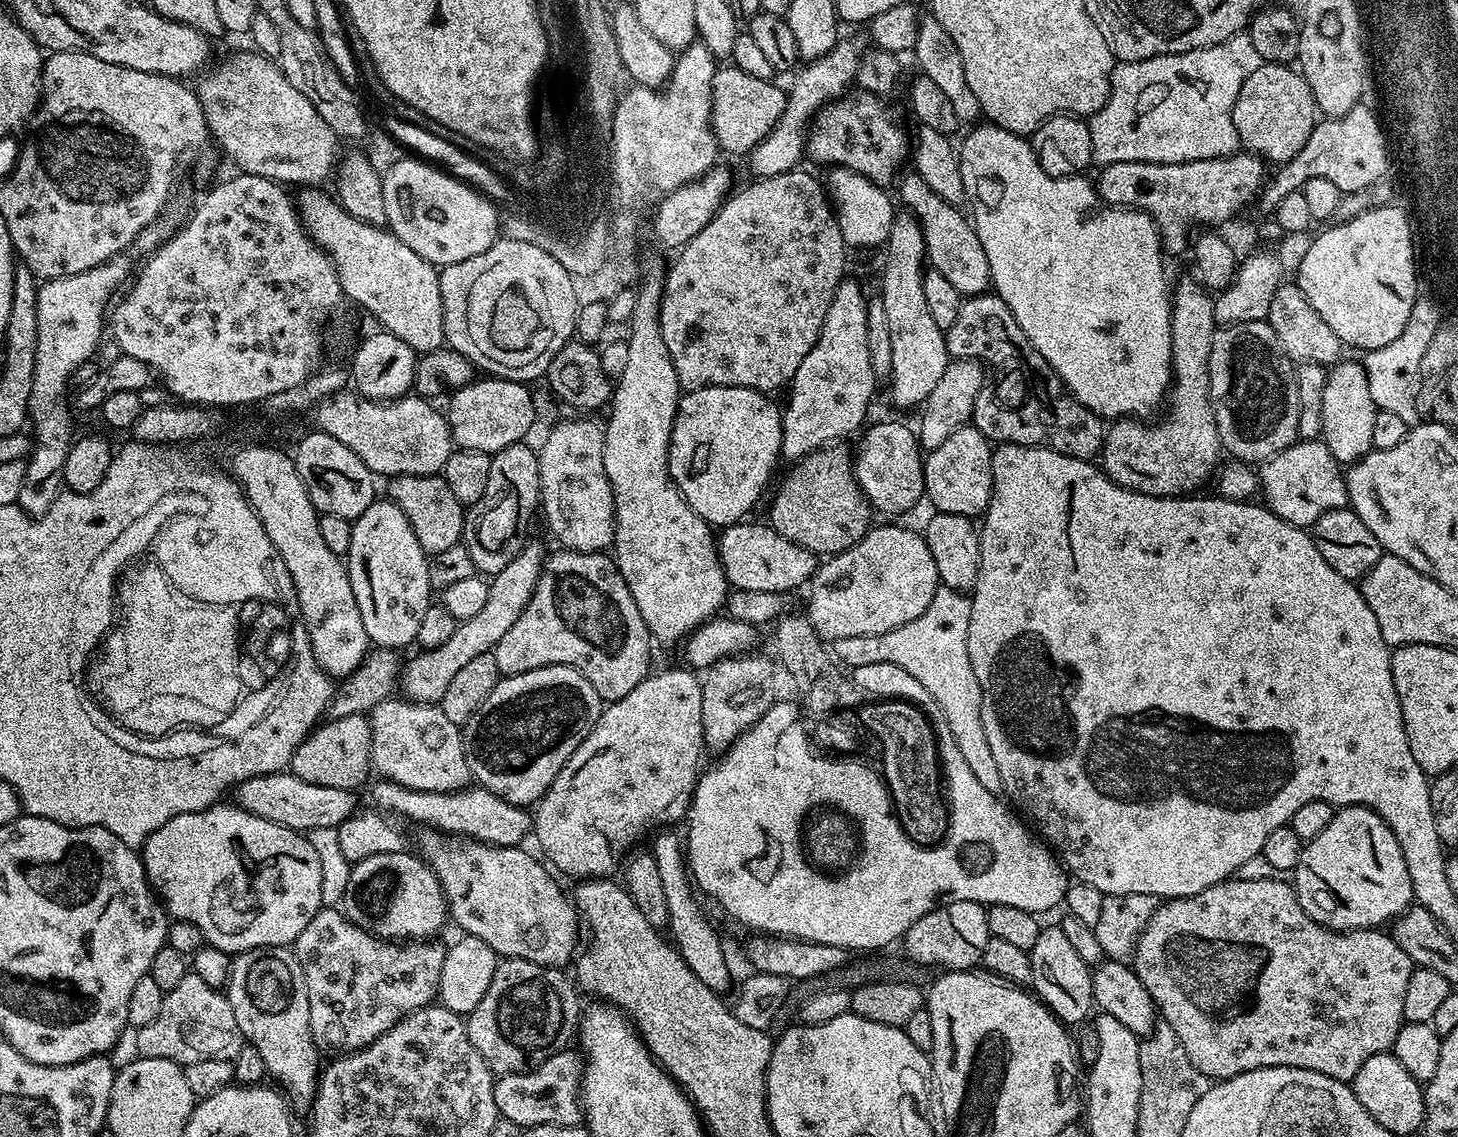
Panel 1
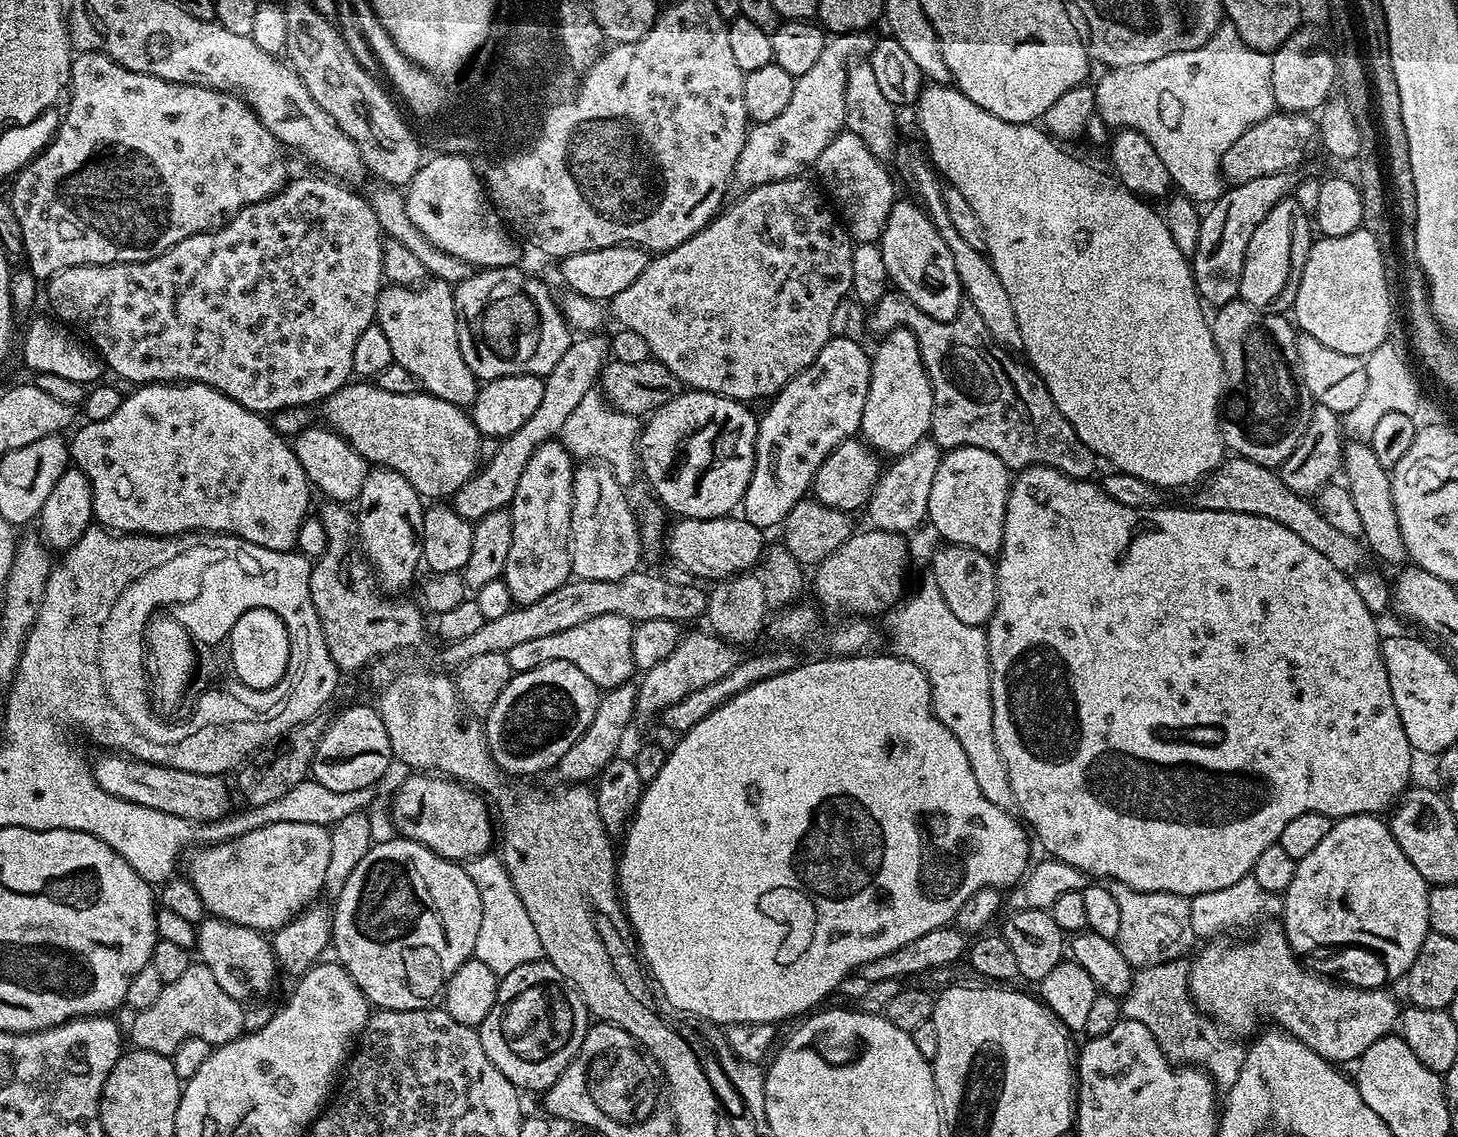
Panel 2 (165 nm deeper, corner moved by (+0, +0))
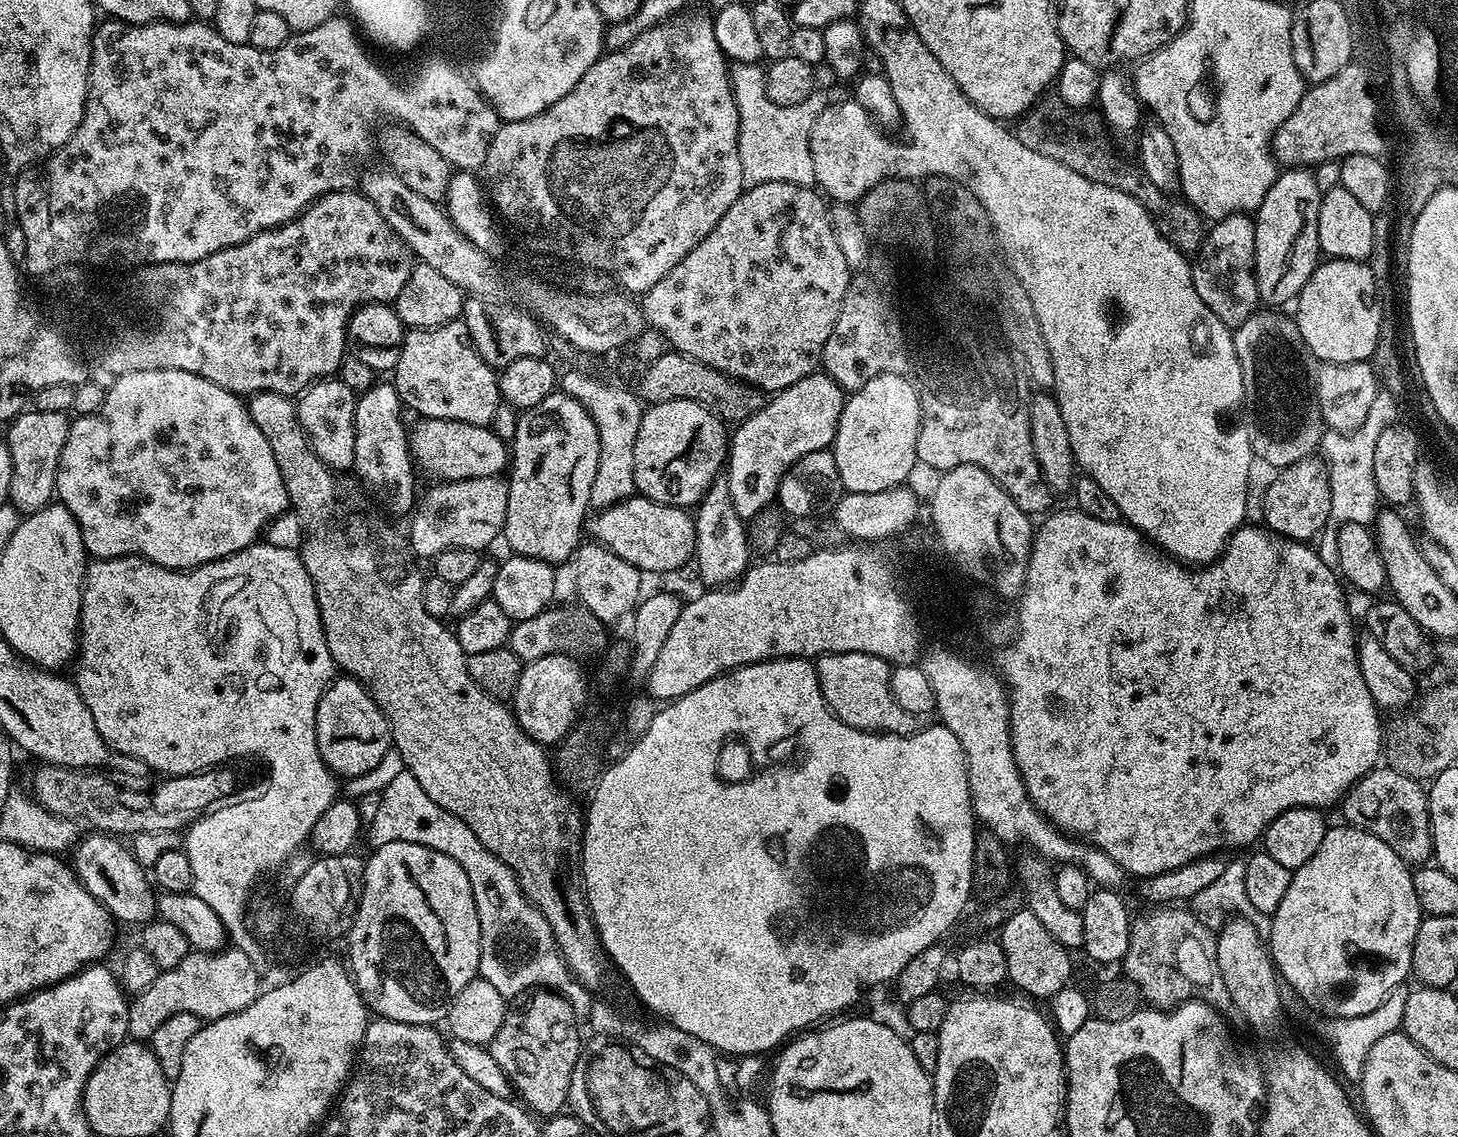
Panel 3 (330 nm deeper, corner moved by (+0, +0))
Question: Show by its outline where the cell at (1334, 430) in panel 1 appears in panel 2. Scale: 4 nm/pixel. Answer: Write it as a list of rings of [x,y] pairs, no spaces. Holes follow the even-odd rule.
[[[1352,442],[1345,447],[1342,461],[1342,480],[1354,498],[1354,506],[1362,521],[1363,543],[1367,551],[1388,564],[1400,566],[1408,560],[1408,551],[1402,542],[1402,530],[1398,526],[1398,514],[1394,510],[1392,478],[1389,469],[1378,462],[1371,443]]]

